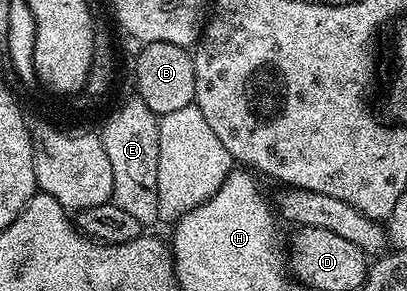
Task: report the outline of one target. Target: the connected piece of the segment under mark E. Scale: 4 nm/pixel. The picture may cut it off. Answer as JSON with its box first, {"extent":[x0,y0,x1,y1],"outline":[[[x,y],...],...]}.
{"extent":[106,96,159,228],"outline":[[[134,96],[131,102],[123,101],[118,107],[114,122],[106,125],[106,151],[114,162],[113,202],[124,212],[136,216],[143,227],[150,228],[159,221],[157,208],[157,138],[159,115],[153,114],[142,99]]]}

